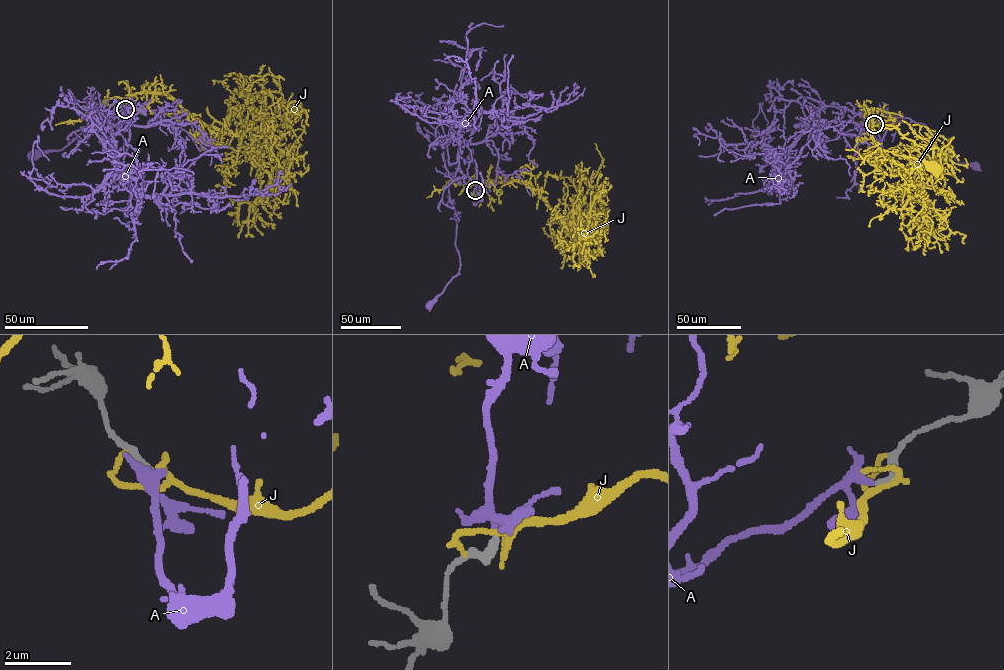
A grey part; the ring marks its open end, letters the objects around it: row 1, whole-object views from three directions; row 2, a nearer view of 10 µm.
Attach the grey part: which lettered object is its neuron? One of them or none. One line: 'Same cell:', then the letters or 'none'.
Same cell: A

